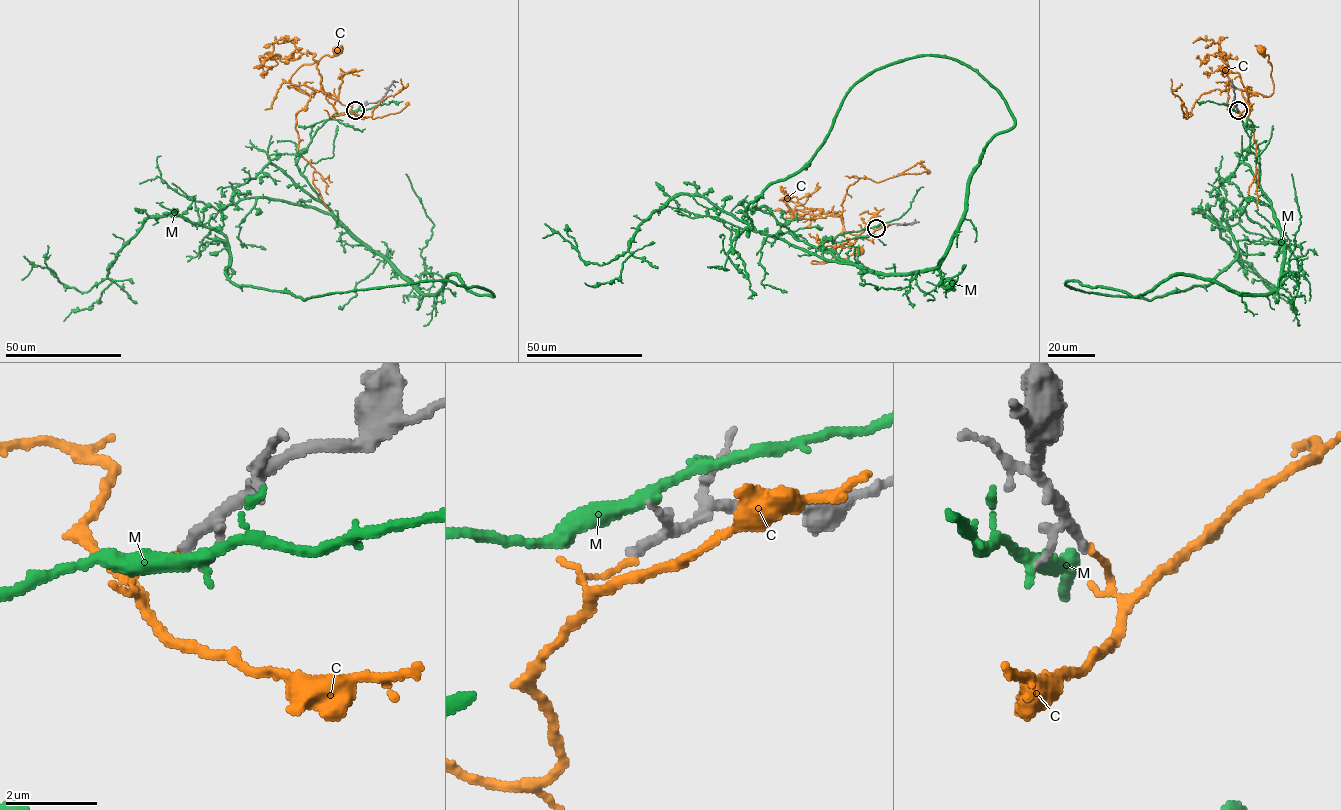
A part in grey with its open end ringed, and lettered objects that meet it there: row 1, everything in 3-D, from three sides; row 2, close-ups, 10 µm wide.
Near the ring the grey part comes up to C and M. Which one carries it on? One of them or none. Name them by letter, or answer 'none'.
none

